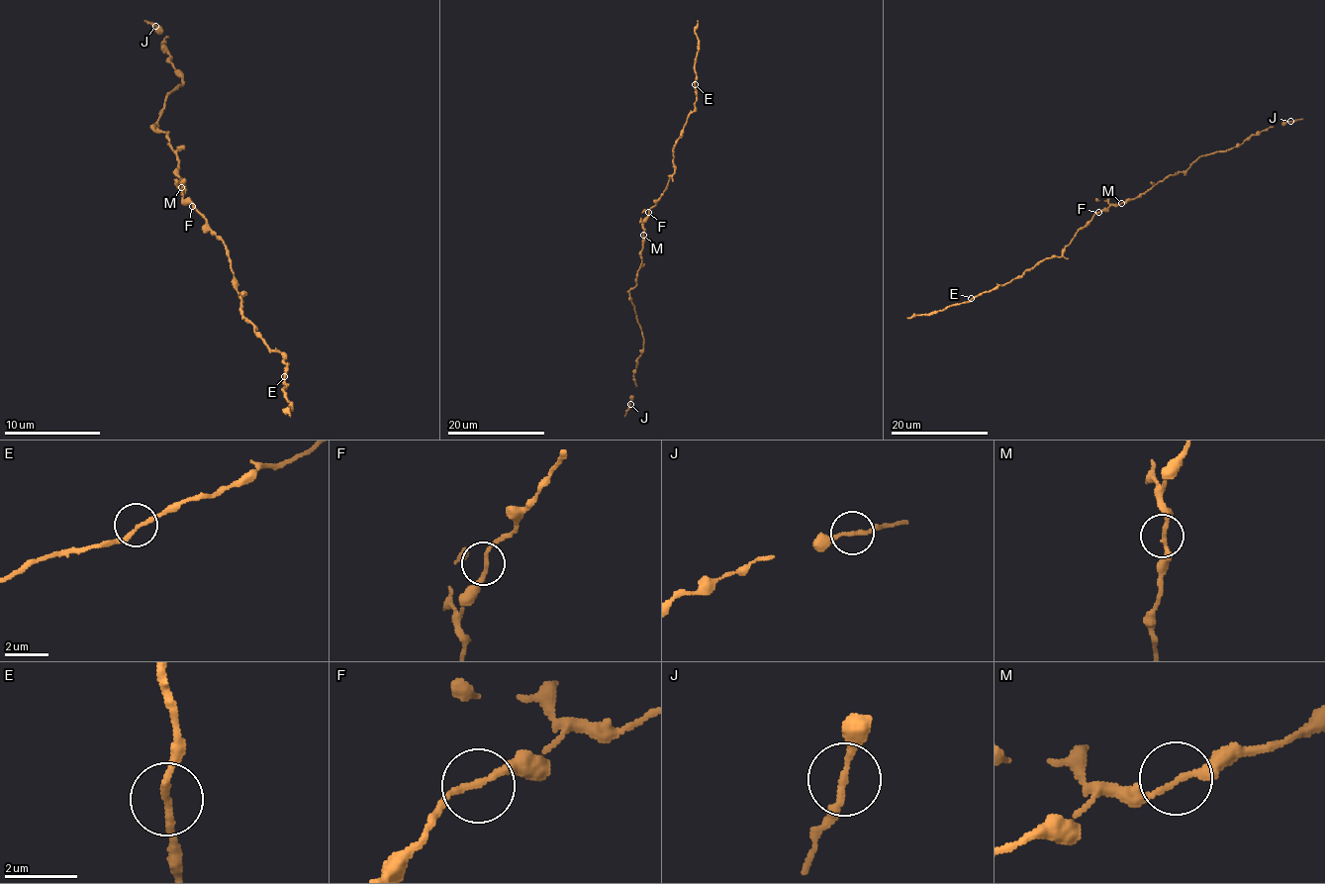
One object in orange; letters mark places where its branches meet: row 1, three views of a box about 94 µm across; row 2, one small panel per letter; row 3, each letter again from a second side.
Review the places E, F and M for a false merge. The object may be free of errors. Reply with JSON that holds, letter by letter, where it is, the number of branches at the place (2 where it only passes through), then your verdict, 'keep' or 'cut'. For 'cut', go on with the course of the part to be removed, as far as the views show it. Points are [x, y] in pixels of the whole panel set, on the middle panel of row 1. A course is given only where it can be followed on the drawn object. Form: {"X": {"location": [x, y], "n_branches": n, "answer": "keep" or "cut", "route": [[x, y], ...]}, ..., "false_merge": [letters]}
{"E": {"location": [695, 84], "n_branches": 2, "answer": "keep"}, "F": {"location": [648, 212], "n_branches": 2, "answer": "keep"}, "M": {"location": [643, 235], "n_branches": 2, "answer": "keep"}, "false_merge": []}

